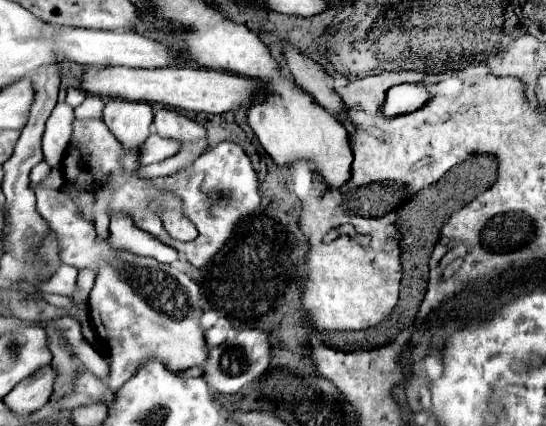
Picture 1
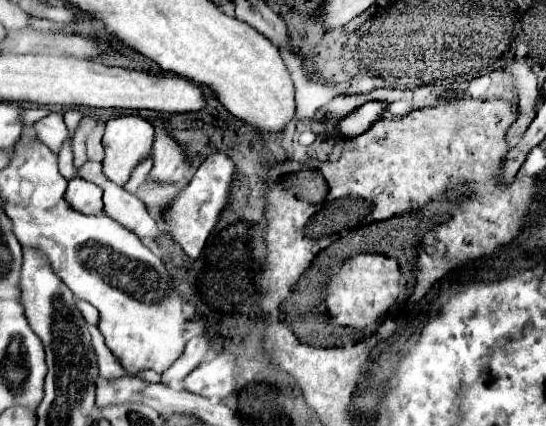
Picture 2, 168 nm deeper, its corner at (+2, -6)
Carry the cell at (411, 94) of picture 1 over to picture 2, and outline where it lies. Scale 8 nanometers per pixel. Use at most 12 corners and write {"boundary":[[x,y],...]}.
{"boundary":[[366,103],[334,129],[338,137],[358,137],[384,111],[382,103]]}

